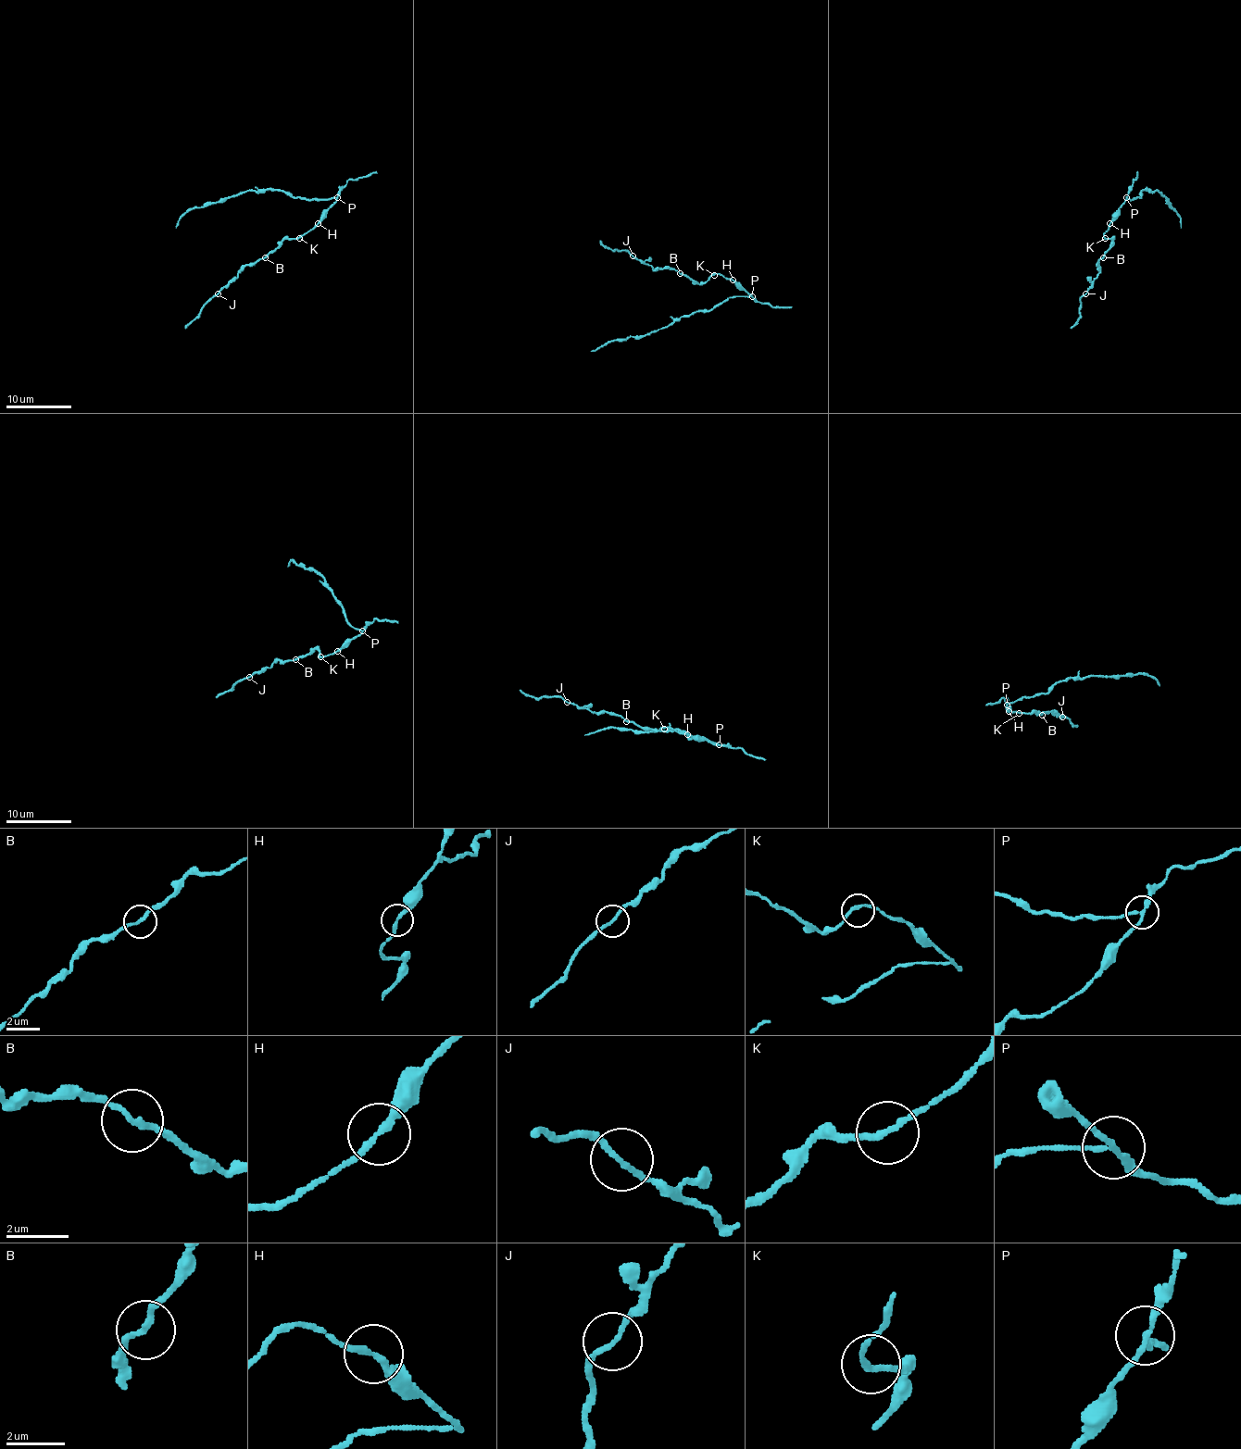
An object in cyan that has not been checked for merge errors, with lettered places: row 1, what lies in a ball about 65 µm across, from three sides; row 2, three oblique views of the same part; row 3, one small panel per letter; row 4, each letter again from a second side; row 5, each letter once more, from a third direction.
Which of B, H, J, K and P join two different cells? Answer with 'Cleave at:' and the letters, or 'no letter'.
Cleave at: J, P

